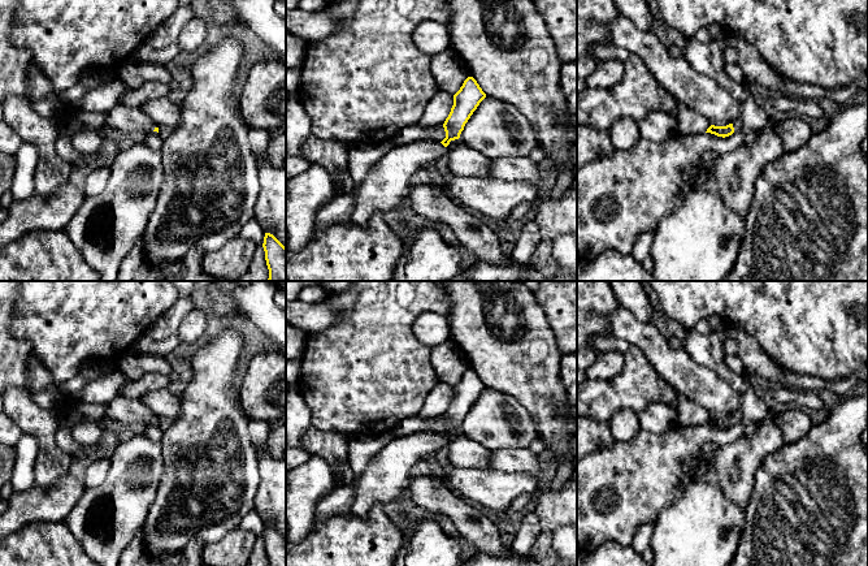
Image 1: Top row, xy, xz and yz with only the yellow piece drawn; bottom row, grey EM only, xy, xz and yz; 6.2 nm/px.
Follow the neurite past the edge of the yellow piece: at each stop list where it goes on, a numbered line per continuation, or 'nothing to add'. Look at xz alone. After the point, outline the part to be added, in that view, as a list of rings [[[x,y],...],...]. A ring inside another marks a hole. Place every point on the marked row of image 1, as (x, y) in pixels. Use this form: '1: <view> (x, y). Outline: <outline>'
1: xz (387, 184). Outline: [[[416,141],[395,146],[386,152],[355,187],[355,204],[351,222],[366,228],[376,212],[389,212],[407,199],[411,178],[425,164],[447,155],[440,142]]]

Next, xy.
1: xy (133, 121). Outline: [[[117,104],[105,117],[103,126],[97,130],[81,130],[71,134],[71,143],[75,151],[84,156],[94,156],[105,142],[101,129],[116,130],[118,137],[142,137],[155,130],[155,122],[140,107],[126,107]]]

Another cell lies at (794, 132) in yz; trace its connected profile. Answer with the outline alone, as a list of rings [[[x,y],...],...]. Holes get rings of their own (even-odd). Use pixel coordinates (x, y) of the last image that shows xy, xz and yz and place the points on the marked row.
[[[802,116],[777,117],[774,118],[774,129],[782,141],[784,152],[797,151],[813,134],[808,121]]]

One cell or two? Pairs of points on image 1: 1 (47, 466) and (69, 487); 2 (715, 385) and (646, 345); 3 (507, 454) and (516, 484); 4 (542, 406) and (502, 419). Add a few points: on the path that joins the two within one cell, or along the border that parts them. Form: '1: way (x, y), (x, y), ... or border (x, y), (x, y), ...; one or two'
1: border (68, 472), (48, 484), (35, 483); two
2: way (698, 383), (682, 374), (663, 357); one
3: border (490, 467), (529, 472), (539, 485); two
4: border (503, 393), (511, 394), (528, 411), (538, 437); two

